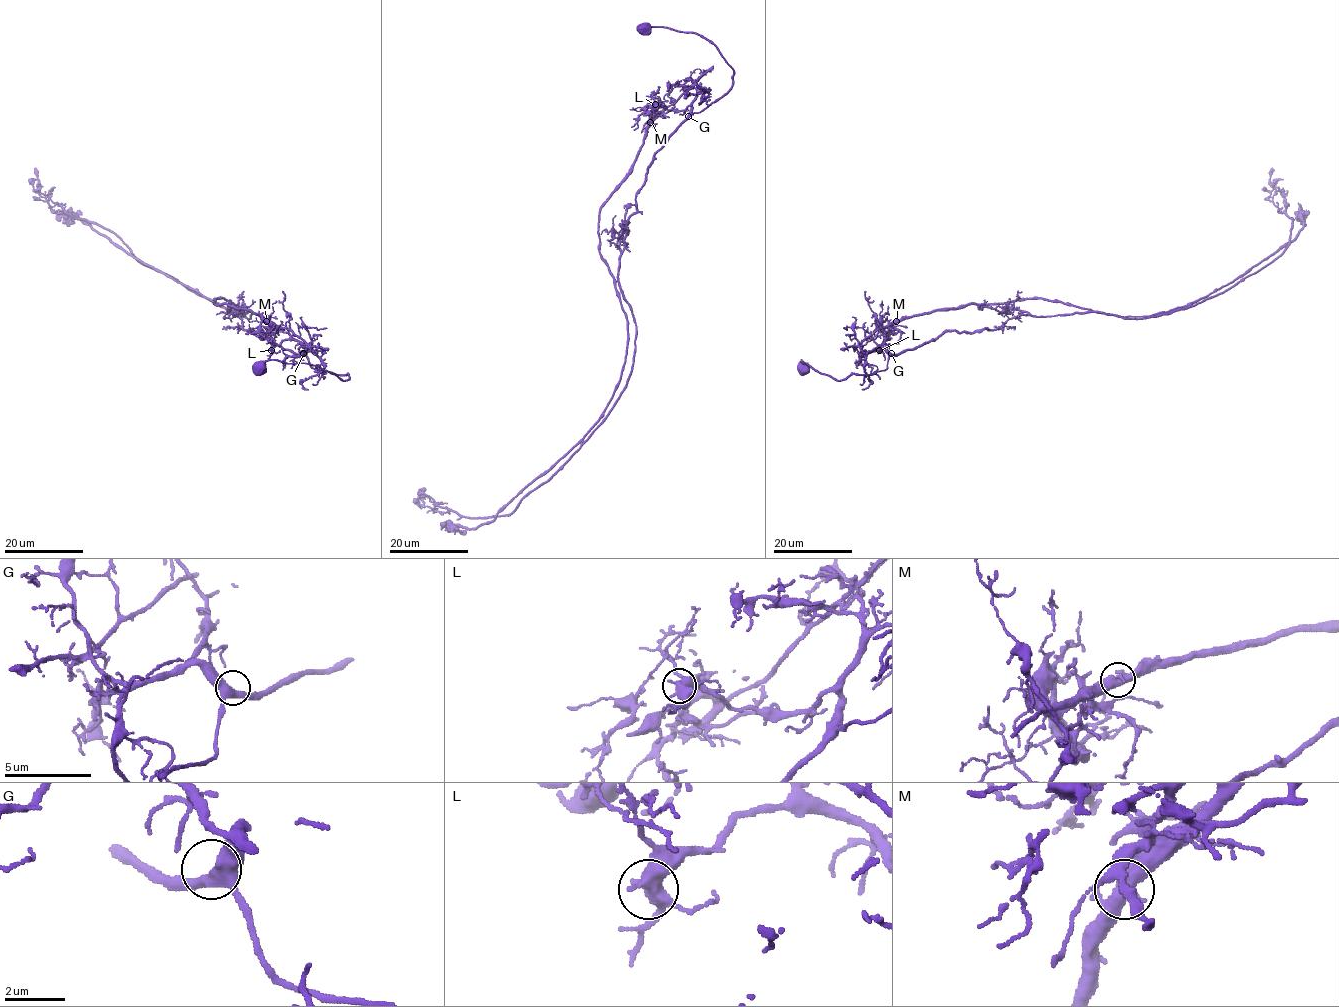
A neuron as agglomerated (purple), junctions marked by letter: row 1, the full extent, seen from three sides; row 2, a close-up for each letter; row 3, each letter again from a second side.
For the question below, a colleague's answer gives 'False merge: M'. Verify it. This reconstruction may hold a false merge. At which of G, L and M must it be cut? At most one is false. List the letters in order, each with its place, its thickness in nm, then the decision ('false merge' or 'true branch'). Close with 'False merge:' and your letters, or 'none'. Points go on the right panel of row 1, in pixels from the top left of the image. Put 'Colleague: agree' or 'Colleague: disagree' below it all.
G: place (891, 353); calibre 400 nm; true branch
L: place (879, 350); calibre 440 nm; true branch
M: place (896, 321); calibre 400 nm; false merge
False merge: M
Colleague: agree

